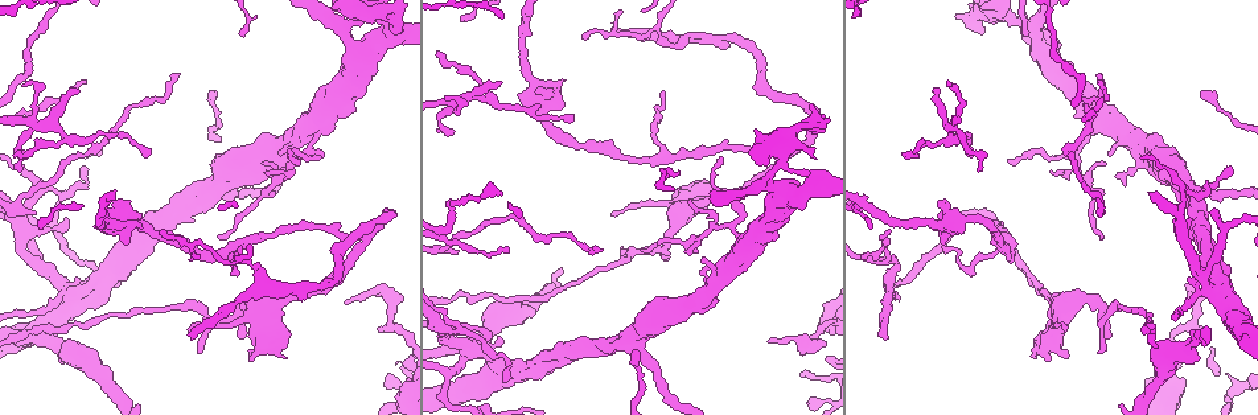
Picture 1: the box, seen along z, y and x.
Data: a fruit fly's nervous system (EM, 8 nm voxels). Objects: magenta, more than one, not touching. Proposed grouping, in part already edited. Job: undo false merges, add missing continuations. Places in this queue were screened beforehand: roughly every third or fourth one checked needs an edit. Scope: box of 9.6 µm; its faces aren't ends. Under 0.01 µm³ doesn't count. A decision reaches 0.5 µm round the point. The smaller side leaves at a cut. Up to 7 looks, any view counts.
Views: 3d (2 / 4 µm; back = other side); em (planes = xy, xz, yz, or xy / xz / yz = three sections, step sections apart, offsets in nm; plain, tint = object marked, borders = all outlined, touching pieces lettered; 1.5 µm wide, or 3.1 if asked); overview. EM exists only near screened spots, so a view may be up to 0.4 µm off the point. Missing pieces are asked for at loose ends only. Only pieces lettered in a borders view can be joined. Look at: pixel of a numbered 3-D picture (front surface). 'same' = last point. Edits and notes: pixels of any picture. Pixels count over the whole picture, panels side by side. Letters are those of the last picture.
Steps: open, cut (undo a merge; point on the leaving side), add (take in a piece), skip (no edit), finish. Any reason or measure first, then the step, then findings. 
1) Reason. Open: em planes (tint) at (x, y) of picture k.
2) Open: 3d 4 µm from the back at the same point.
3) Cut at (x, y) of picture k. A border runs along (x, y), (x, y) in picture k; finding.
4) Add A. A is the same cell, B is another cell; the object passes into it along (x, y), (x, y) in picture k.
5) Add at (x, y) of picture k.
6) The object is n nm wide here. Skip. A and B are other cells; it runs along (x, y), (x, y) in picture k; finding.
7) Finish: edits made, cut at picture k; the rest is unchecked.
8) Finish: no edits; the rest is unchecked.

Sudden change in width. Open: 3d 2 µm at (66, 351) of picture 1.

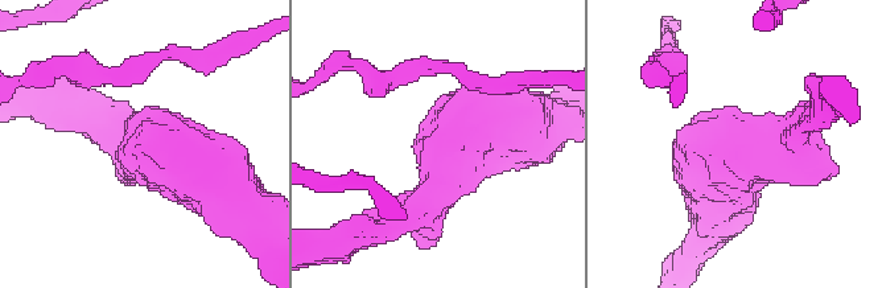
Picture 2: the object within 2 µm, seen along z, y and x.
The arms are 200, 460 nm wide. Open: em 3.1 µm xy step 8 (tint) at (440, 187) of picture 2.

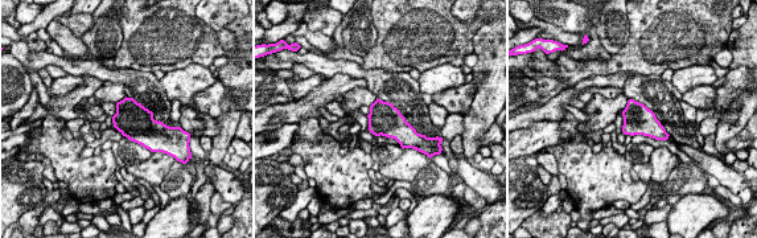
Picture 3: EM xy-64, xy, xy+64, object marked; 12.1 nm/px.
Open: em 3.1 µm planes (borders) at the same point.

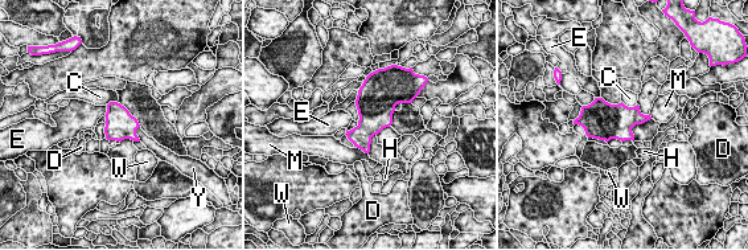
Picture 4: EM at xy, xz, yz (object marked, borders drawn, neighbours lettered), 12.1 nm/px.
The object is 360 nm wide here. Skip. C, D, E, H, M, W and Y are other cells; one neuron here.

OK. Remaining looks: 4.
Thin end. Open: 3d 2 µm from the back at (189, 333) of picture 1.

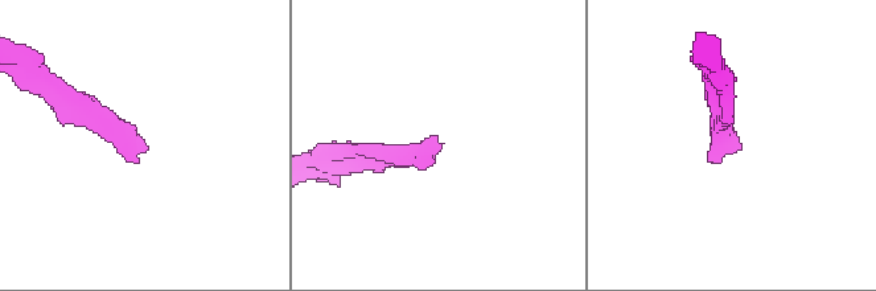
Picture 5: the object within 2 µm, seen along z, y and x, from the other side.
Open: em planes (borders) at (147, 148) of picture 5.

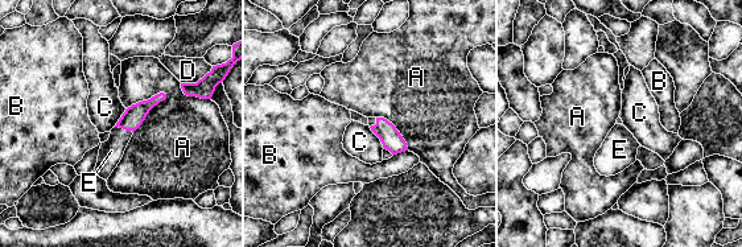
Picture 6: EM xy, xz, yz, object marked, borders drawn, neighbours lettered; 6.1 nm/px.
The longest contact is with A, 320 nm. Add at (111, 151) of picture 6. E is the same cell, A, B, C and D are other cells; the object passes into it along (134, 116), (124, 128), (111, 151) in picture 6; it goes on there.

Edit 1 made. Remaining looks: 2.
Open: overview.

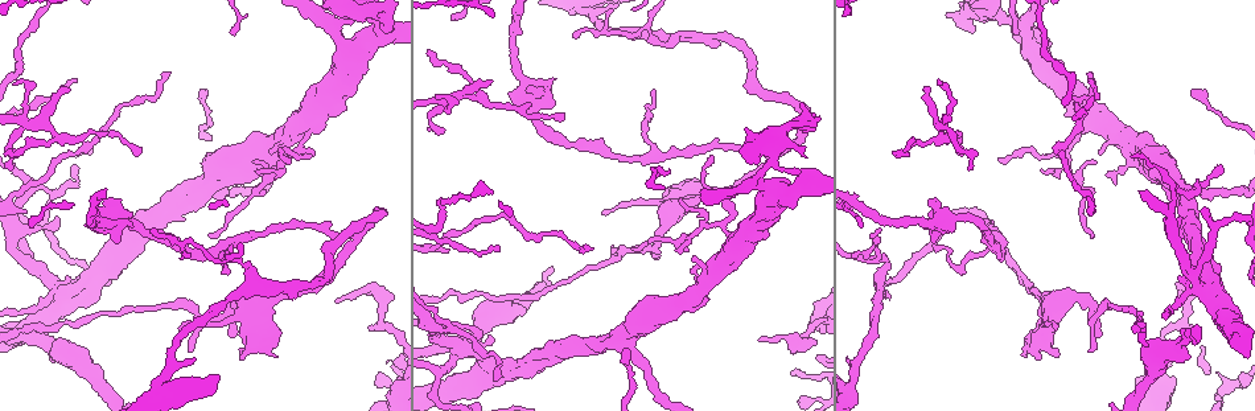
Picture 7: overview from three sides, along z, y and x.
Free end. Open: em planes (borders) at (289, 161) of picture 7.

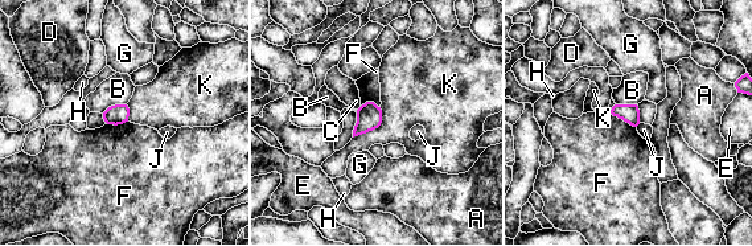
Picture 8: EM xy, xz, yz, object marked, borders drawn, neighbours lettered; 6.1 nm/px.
The longest contact is with K, 260 nm. Skip. A, B, C, D, E, F, G, H, J and K are other cells; no lettered piece goes on from it.

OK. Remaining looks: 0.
Finish: edits made, add at picture 6; the rest is unchecked.

